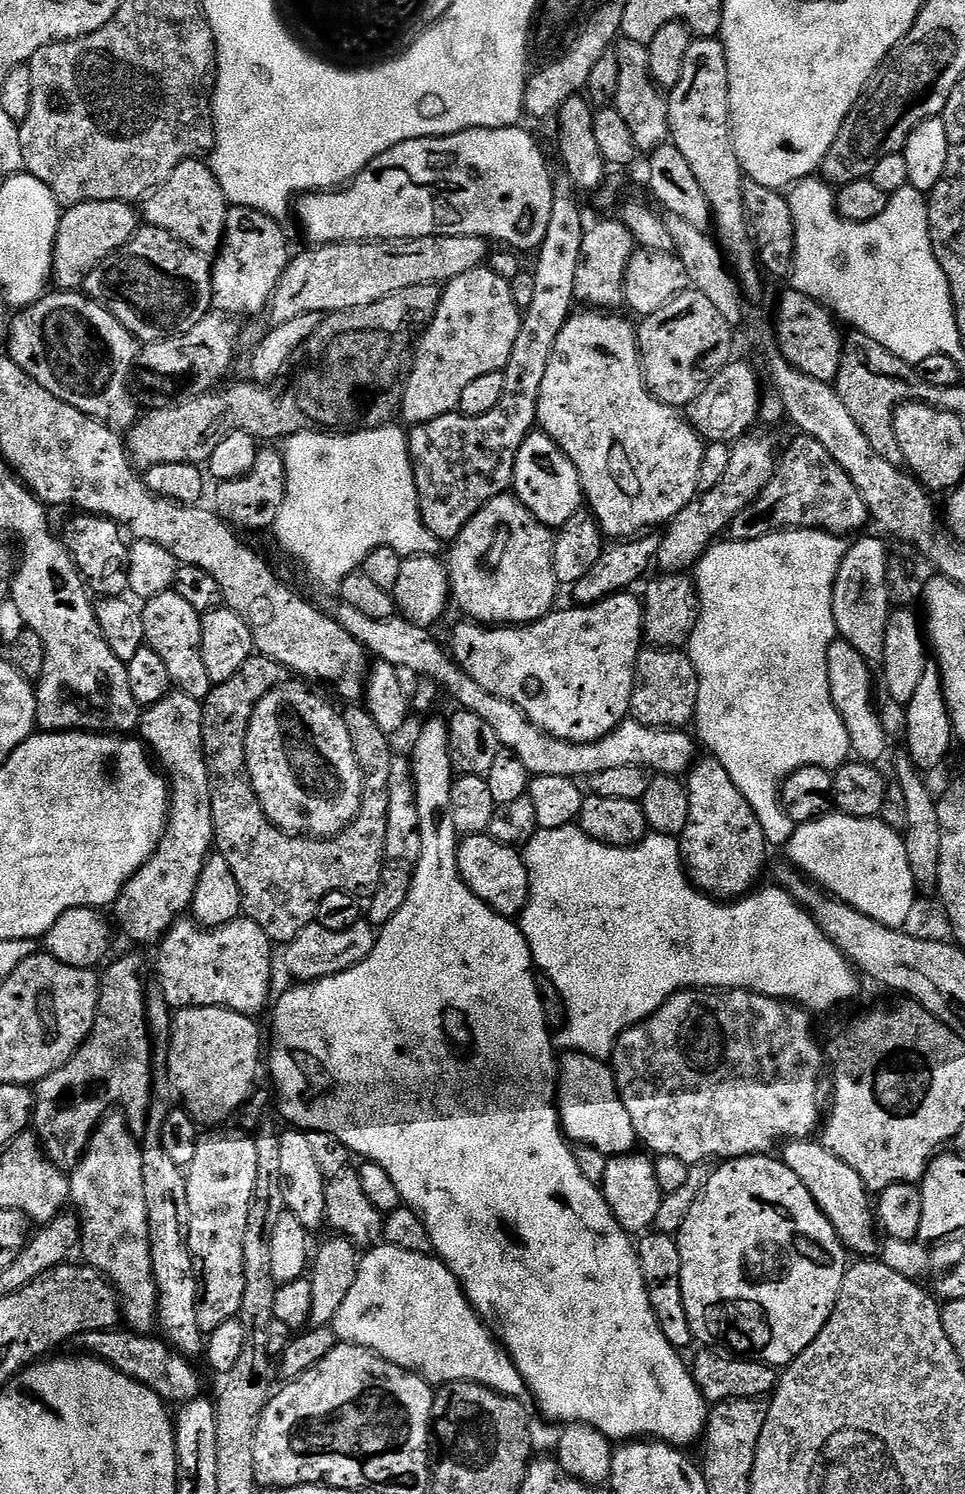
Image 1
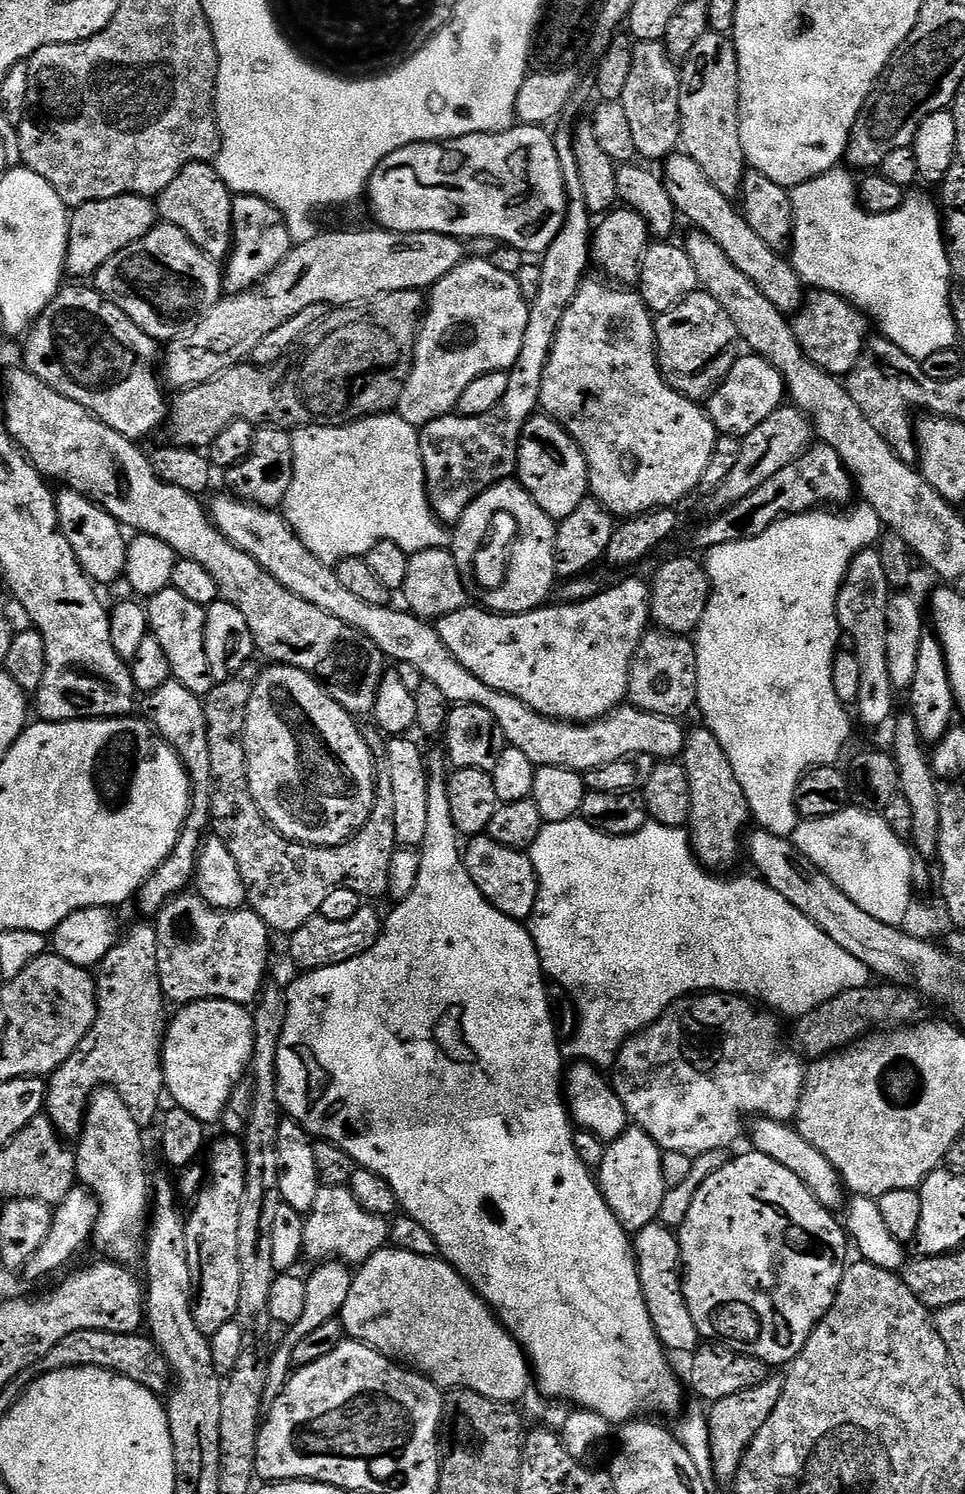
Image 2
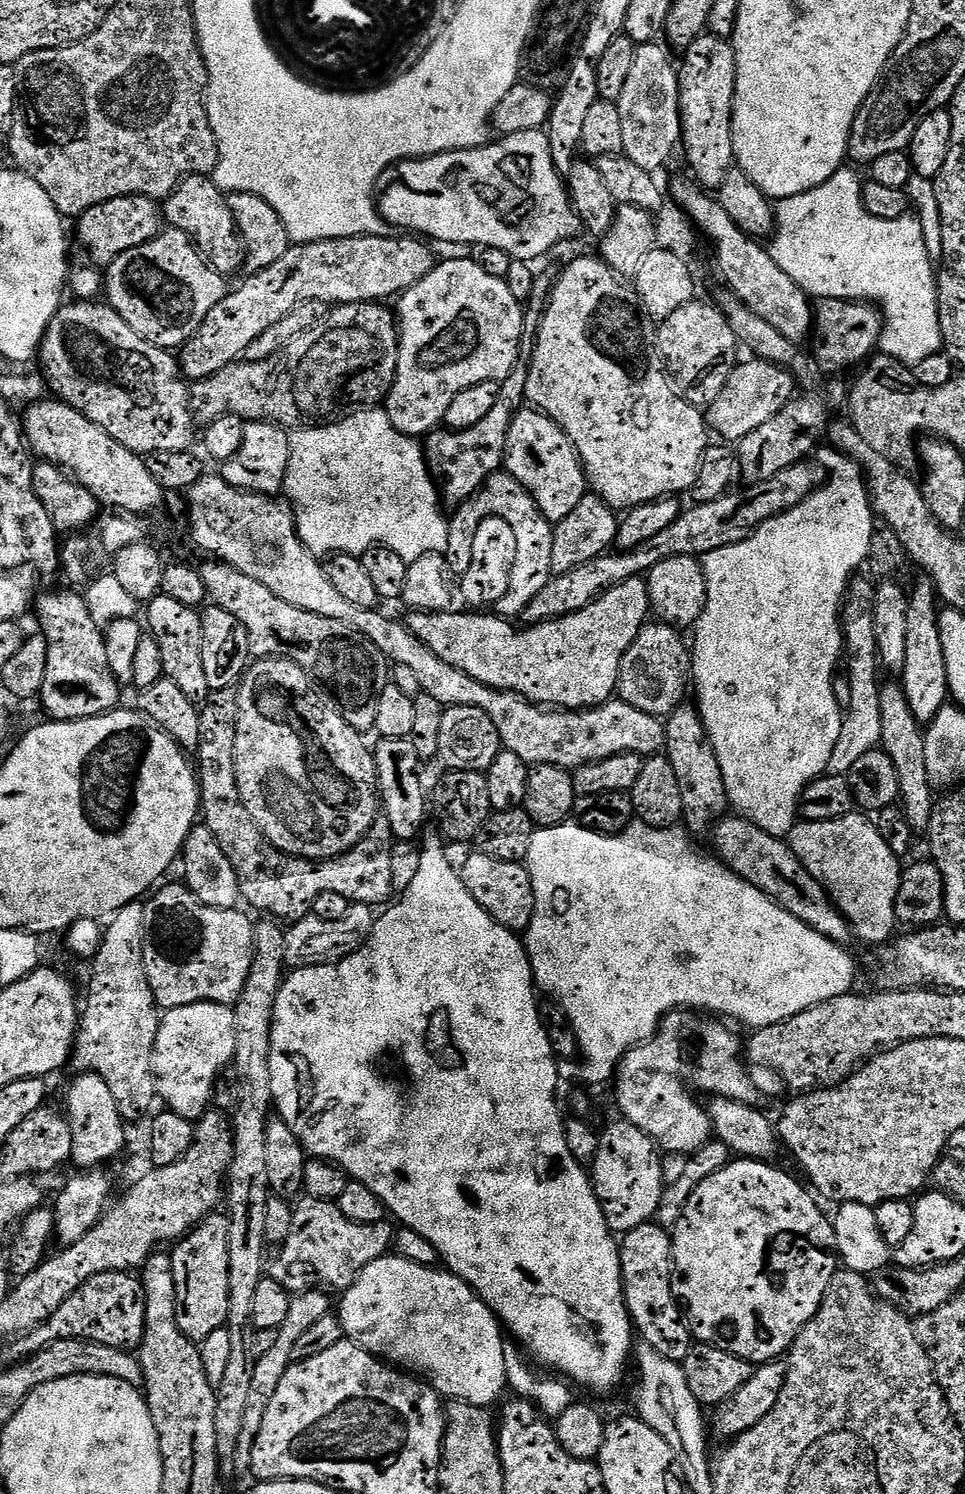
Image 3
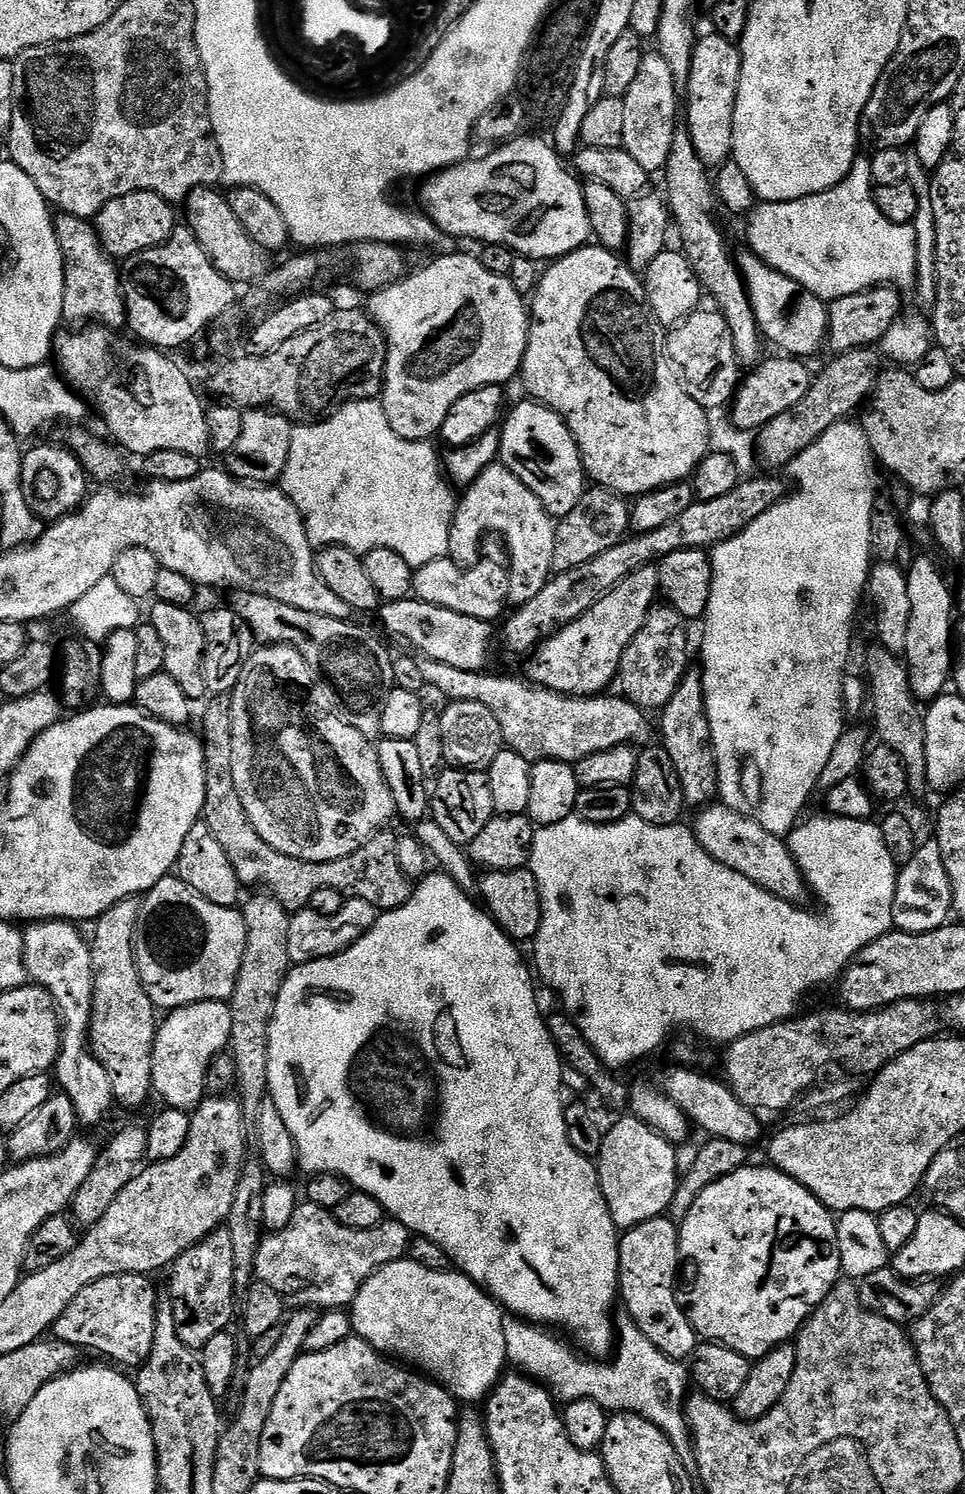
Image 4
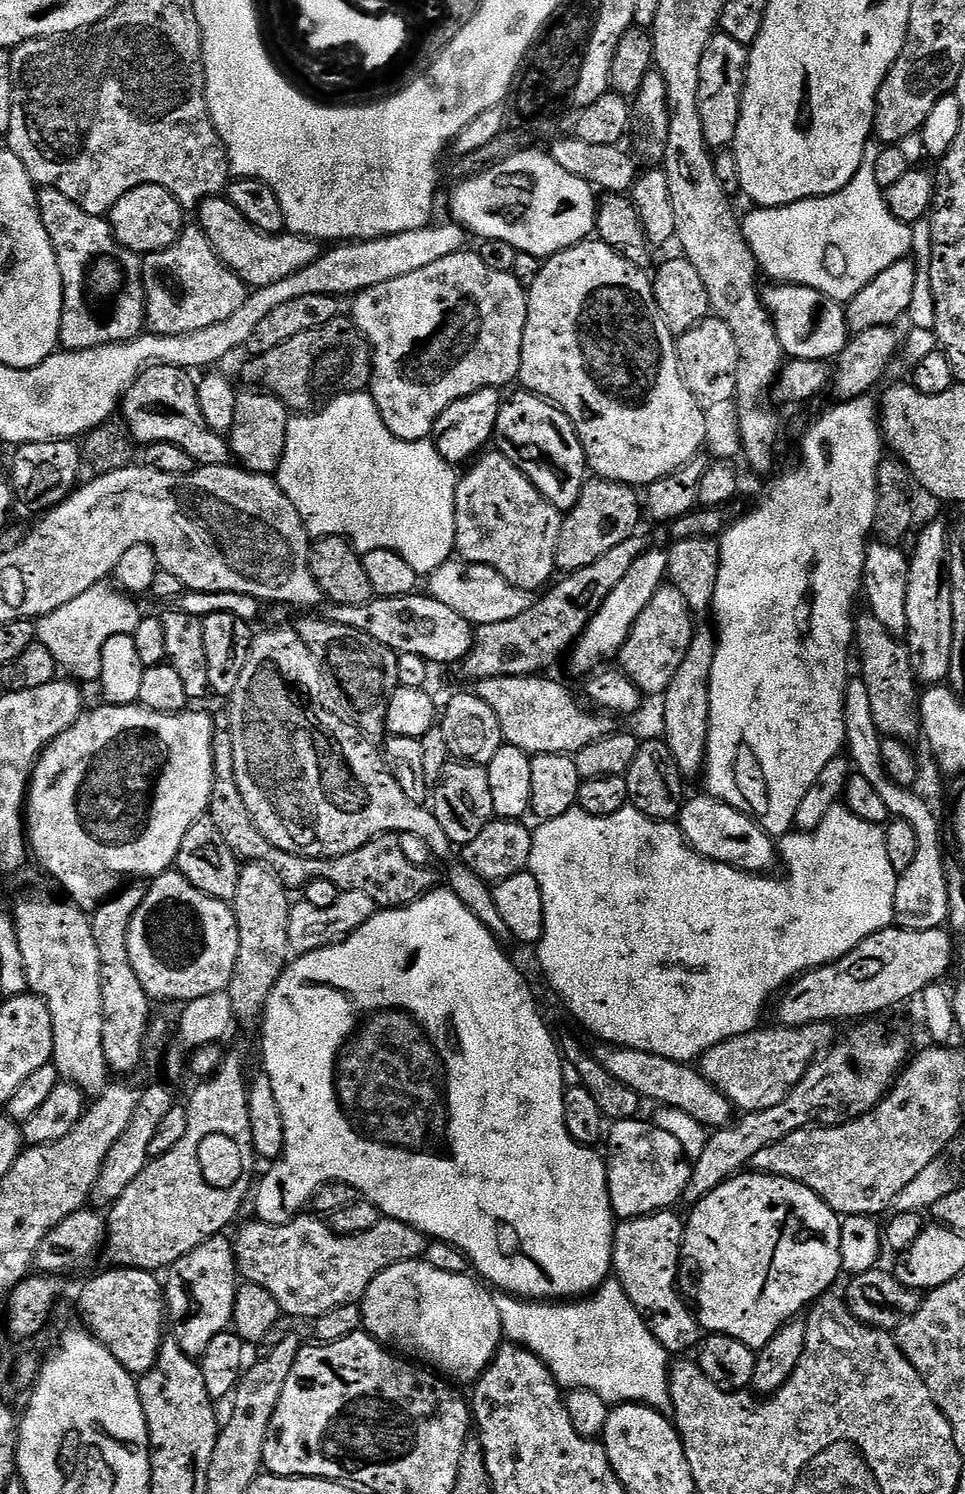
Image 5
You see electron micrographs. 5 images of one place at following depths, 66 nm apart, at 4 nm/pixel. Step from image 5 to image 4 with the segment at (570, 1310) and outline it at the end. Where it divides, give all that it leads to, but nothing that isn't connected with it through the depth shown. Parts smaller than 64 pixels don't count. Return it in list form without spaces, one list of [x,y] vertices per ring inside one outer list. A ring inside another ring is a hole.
[[[509,1315],[504,1322],[508,1360],[513,1365],[516,1363],[520,1367],[517,1369],[521,1373],[527,1374],[531,1379],[545,1385],[553,1397],[565,1405],[582,1399],[590,1399],[604,1408],[608,1414],[633,1412],[646,1418],[652,1424],[656,1424],[670,1438],[670,1442],[676,1448],[676,1452],[679,1453],[688,1470],[697,1471],[698,1464],[693,1449],[692,1429],[689,1428],[688,1419],[685,1416],[685,1399],[690,1392],[689,1369],[681,1361],[671,1360],[666,1354],[660,1352],[634,1323],[626,1324],[624,1329],[619,1329],[618,1347],[611,1357],[612,1364],[604,1364],[608,1362],[601,1362],[596,1358],[585,1358],[579,1351],[571,1352],[558,1337],[548,1333],[551,1331],[522,1320],[519,1316]]]

